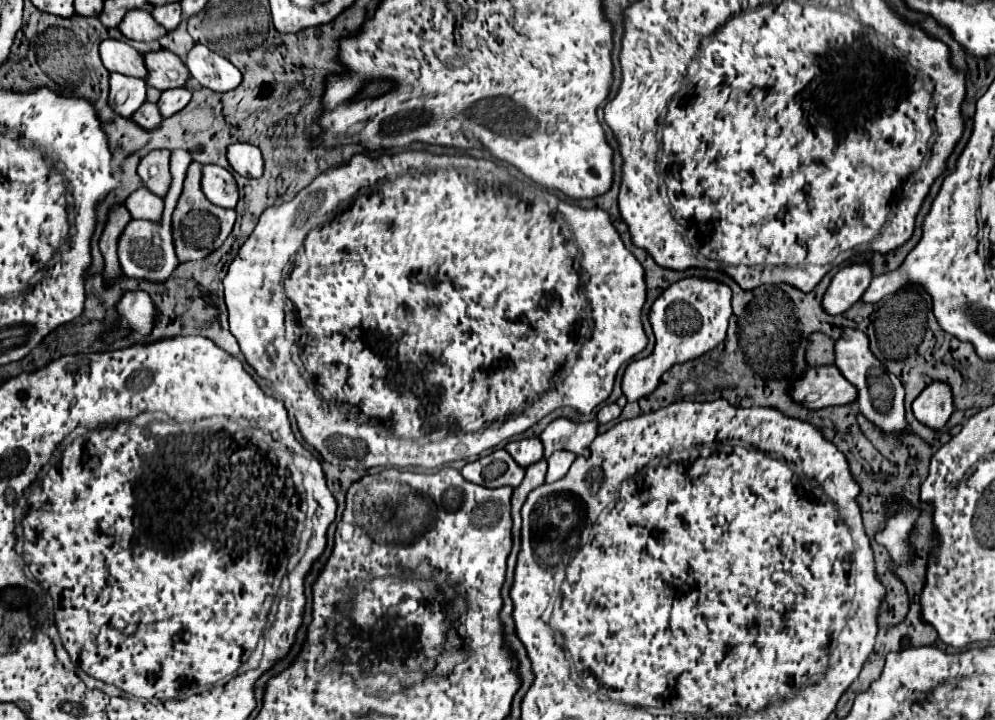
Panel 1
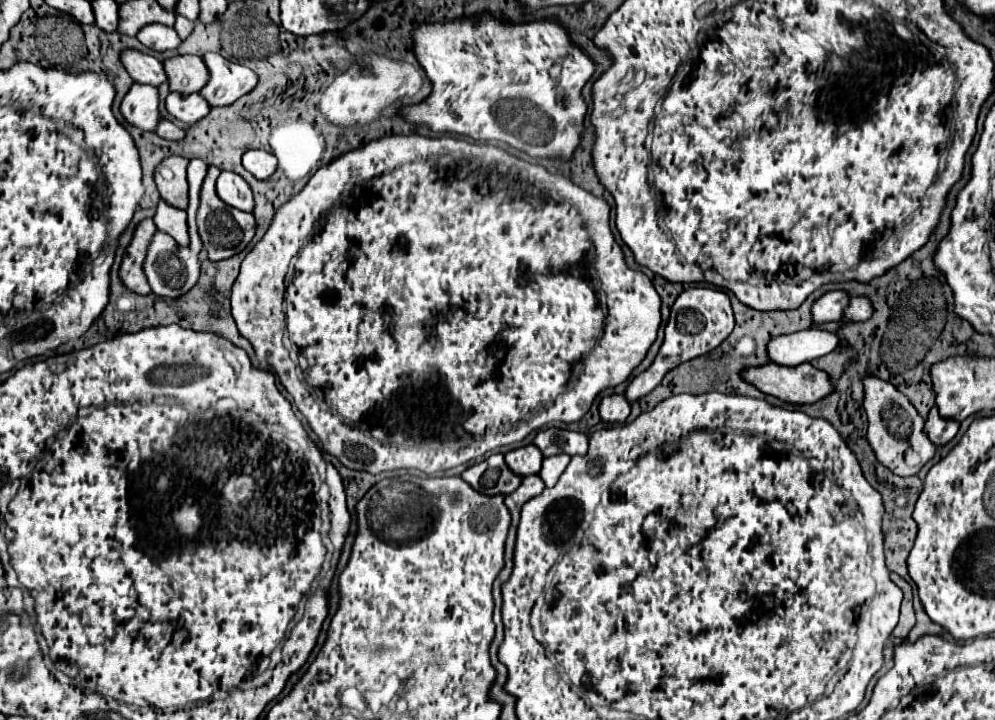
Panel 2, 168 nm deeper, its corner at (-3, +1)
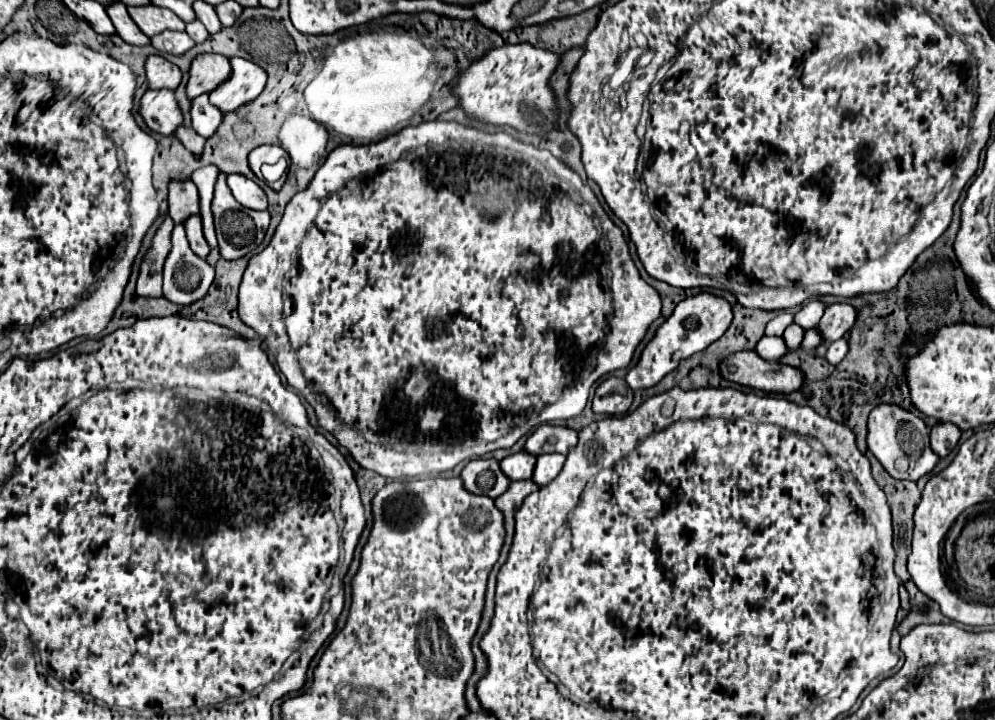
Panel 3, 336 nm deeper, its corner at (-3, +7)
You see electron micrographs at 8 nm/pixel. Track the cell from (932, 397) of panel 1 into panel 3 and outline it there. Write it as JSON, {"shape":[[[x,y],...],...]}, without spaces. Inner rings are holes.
{"shape":[[[936,424],[930,432],[930,446],[940,458],[944,458],[958,444],[960,434],[960,428],[954,424]]]}

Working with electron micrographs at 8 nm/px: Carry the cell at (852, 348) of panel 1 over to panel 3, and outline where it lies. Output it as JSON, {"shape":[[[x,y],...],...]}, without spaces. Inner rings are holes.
{"shape":[[[880,404],[870,412],[868,420],[868,448],[884,466],[884,470],[898,480],[912,480],[918,482],[922,476],[930,474],[938,464],[936,454],[930,448],[928,440],[930,430],[916,414],[892,404]]]}

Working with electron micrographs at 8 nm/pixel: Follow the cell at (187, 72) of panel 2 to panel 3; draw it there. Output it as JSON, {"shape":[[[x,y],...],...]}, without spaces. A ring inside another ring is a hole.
{"shape":[[[202,54],[192,62],[190,80],[186,86],[188,98],[196,98],[200,94],[210,94],[220,86],[220,82],[228,80],[232,74],[230,60],[222,54]]]}

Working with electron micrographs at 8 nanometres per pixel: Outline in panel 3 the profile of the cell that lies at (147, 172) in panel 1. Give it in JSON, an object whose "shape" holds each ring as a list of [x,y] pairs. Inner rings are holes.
{"shape":[[[190,180],[172,182],[168,204],[170,204],[168,214],[176,224],[184,224],[184,220],[188,220],[192,214],[200,214],[200,200],[198,200],[196,184]]]}

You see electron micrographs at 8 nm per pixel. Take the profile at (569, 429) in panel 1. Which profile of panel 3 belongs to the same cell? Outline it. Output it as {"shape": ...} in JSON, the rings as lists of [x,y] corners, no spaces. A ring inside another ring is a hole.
{"shape":[[[540,426],[528,438],[528,442],[524,444],[524,450],[532,456],[540,456],[546,452],[568,454],[570,446],[576,446],[576,442],[578,442],[576,430],[560,428],[560,426]]]}

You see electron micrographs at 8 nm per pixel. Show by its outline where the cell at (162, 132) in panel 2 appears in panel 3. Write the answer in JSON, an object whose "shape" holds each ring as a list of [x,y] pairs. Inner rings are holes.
{"shape":[[[180,126],[180,128],[176,130],[176,138],[178,138],[192,154],[196,154],[196,156],[202,154],[204,144],[206,144],[206,138],[198,136],[192,128],[184,128],[184,126]]]}

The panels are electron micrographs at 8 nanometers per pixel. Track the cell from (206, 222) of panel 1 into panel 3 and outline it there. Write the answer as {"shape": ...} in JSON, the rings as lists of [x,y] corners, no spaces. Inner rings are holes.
{"shape":[[[220,174],[218,182],[216,182],[216,192],[214,192],[214,200],[212,200],[212,212],[214,212],[214,224],[216,224],[220,254],[222,254],[224,260],[242,258],[242,256],[254,252],[262,244],[264,234],[266,234],[268,224],[270,224],[270,212],[266,212],[266,210],[256,212],[256,210],[248,210],[248,208],[240,206],[232,198],[232,192],[228,190],[226,174]]]}

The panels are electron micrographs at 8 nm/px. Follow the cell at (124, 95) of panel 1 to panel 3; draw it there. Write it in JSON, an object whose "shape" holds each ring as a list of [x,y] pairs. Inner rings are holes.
{"shape":[[[148,90],[142,96],[140,114],[148,128],[162,136],[172,136],[184,120],[172,90]]]}

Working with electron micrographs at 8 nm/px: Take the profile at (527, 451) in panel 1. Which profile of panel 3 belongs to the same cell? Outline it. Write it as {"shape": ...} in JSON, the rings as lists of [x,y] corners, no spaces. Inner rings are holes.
{"shape":[[[524,450],[506,456],[500,462],[500,470],[510,478],[510,480],[530,480],[534,472],[534,462],[536,458],[532,454],[526,454]]]}

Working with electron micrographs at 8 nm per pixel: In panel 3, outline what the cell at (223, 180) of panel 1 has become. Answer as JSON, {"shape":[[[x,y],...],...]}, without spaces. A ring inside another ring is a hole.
{"shape":[[[228,174],[228,186],[232,190],[232,196],[250,210],[266,210],[268,198],[264,190],[250,178],[242,174]]]}

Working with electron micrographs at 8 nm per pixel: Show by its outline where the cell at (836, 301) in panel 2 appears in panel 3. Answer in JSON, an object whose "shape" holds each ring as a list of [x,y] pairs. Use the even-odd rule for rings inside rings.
{"shape":[[[808,302],[808,304],[804,304],[804,308],[798,314],[794,314],[794,324],[802,326],[804,330],[810,330],[818,324],[822,312],[824,312],[822,302]]]}

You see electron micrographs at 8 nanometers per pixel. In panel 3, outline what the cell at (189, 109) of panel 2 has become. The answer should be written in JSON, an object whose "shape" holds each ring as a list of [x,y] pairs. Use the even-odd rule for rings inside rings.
{"shape":[[[202,94],[200,98],[192,100],[190,114],[192,114],[192,128],[204,138],[210,138],[212,134],[216,134],[224,118],[224,114],[220,114],[220,110],[216,110],[216,106],[210,104],[208,94]]]}

